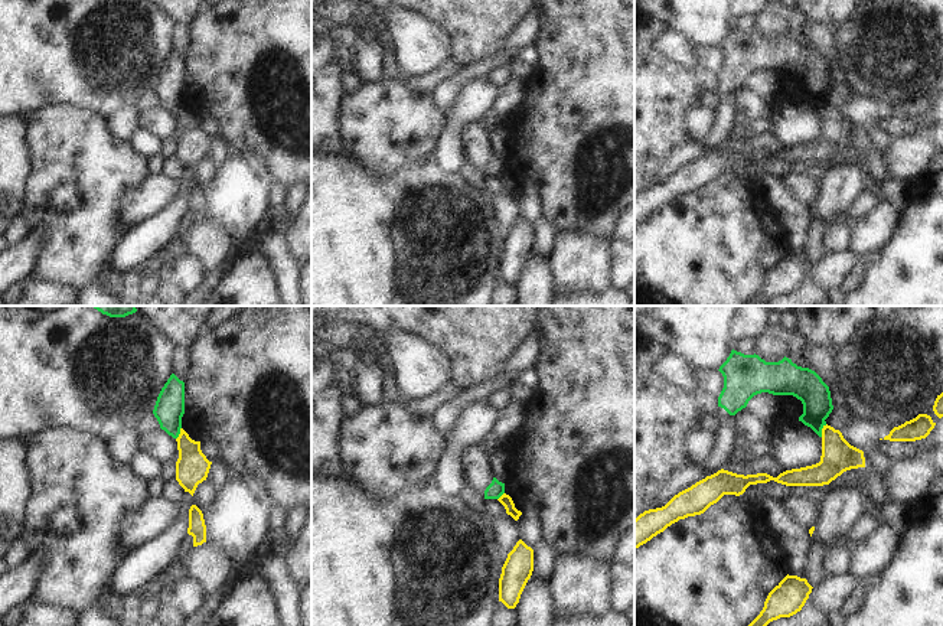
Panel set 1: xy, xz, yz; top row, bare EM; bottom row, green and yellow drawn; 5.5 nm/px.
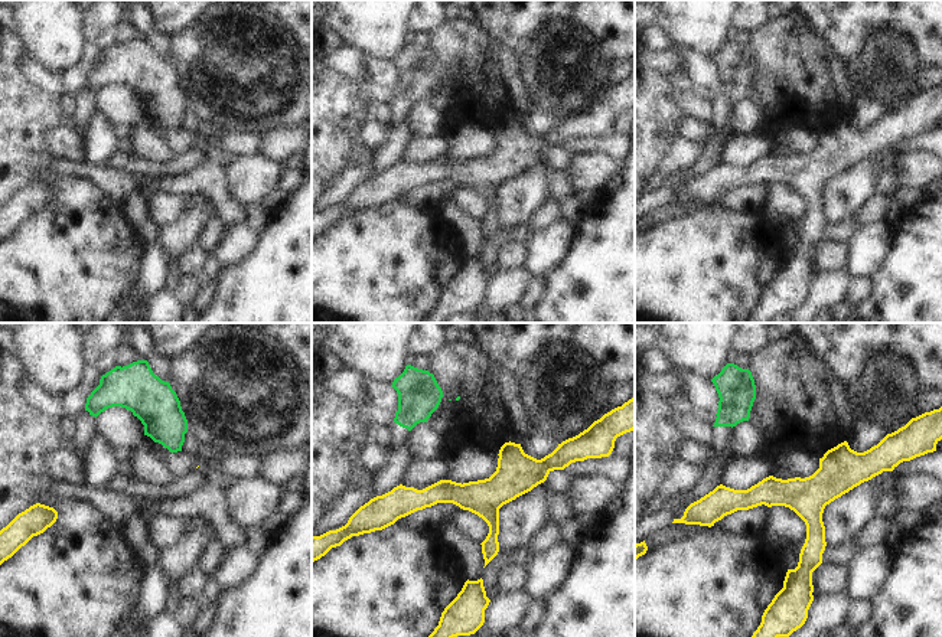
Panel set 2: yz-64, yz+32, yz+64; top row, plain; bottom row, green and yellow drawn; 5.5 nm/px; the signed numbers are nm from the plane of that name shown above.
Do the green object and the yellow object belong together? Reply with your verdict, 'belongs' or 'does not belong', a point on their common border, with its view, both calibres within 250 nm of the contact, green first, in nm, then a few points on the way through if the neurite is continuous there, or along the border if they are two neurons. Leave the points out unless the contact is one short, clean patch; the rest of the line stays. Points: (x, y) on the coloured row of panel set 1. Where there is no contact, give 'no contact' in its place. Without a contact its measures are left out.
does not belong; contact yz (821, 430); calibres 170 and 190 nm; border yz (826, 424), (821, 436)

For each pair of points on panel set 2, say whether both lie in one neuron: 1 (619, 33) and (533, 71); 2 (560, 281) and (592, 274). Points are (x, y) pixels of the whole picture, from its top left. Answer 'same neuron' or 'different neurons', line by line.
1: different neurons
2: same neuron

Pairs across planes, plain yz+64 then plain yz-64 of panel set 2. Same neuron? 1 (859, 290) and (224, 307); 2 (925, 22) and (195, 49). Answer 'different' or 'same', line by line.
1: different
2: different

